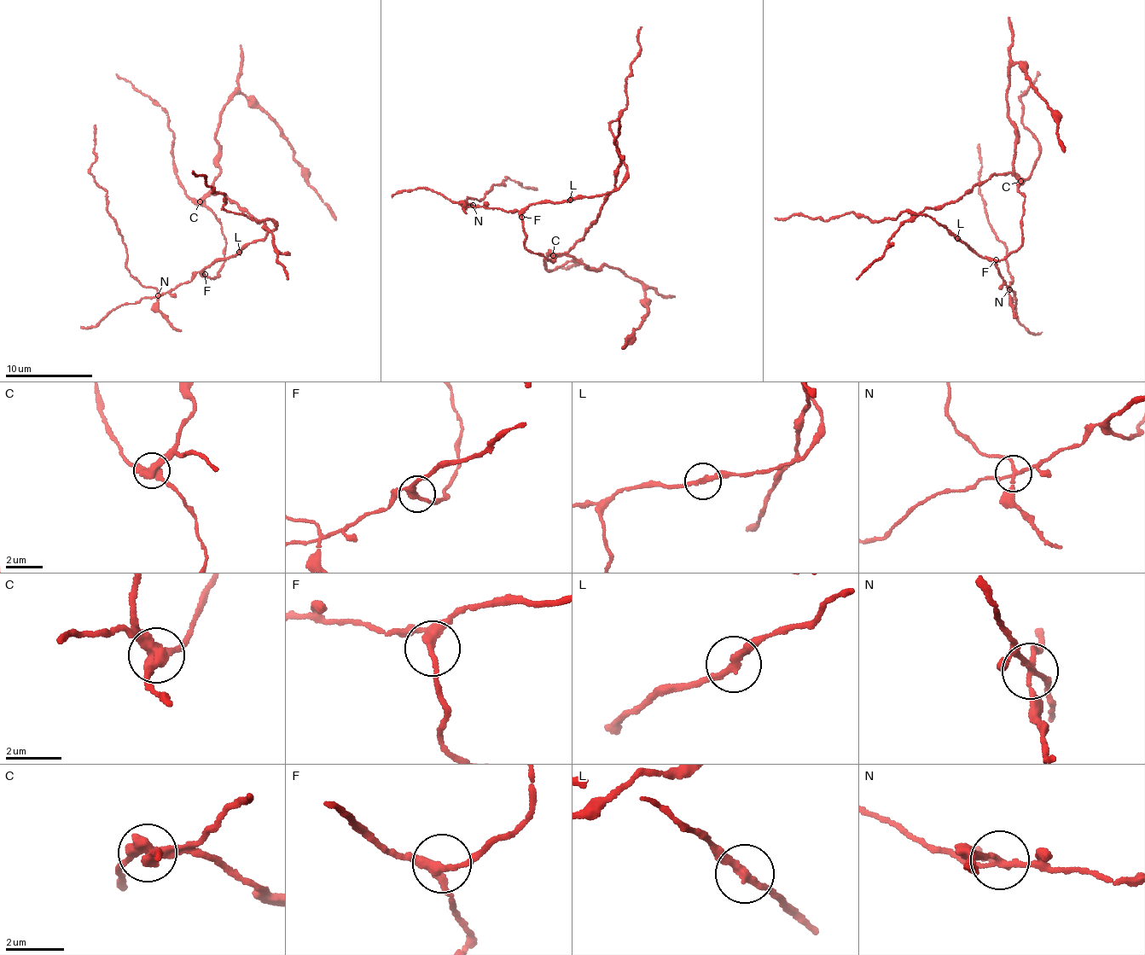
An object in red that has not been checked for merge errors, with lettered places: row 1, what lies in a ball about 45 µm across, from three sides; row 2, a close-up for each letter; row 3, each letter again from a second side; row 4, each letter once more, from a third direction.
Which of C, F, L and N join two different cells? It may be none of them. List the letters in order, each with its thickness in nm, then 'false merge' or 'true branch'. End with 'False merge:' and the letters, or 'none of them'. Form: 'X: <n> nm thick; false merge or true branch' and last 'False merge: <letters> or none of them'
C: 360 nm thick; false merge
F: 260 nm thick; true branch
L: 260 nm thick; true branch
N: 170 nm thick; false merge
False merge: C, N

